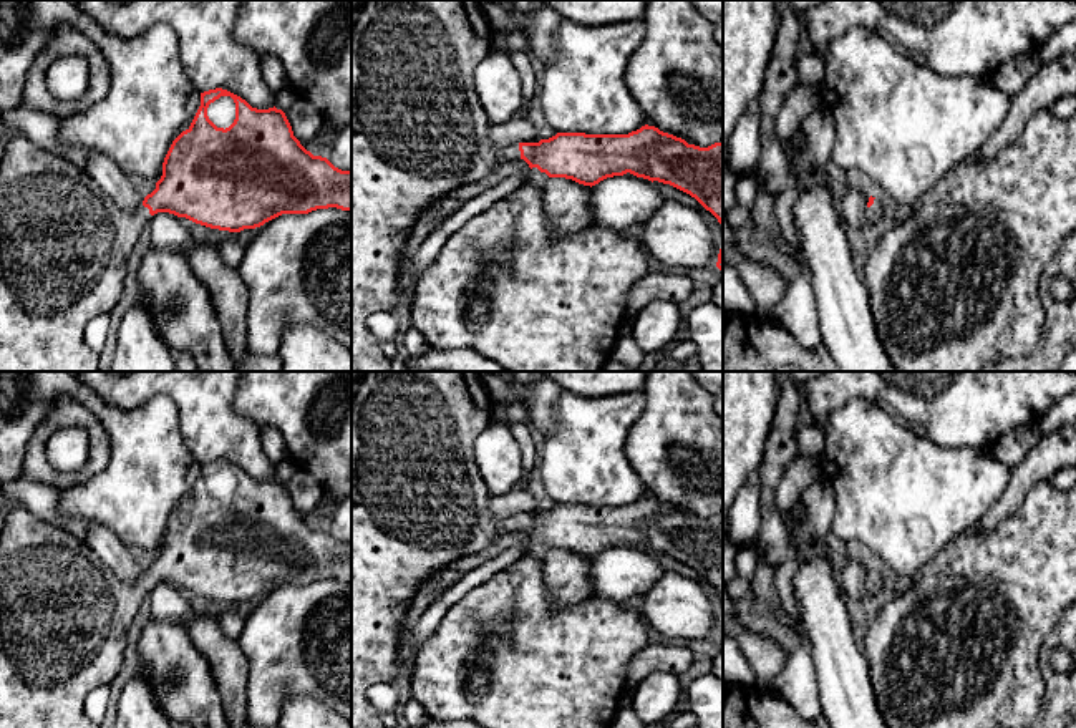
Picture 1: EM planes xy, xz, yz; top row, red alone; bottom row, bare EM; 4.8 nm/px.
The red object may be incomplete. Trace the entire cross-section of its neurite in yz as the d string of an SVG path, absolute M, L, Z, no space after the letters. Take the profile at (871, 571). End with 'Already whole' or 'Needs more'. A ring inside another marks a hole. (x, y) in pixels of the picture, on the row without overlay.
M870 567L865 580L865 599L877 595L879 592L882 592L882 589L884 589L882 574Z. Needs more

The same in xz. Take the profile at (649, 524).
M363 371L351 401L351 728L385 728L366 690L393 683L403 675L400 629L423 582L453 561L479 554L502 532L524 531L549 549L565 549L584 557L627 544L670 556L695 569L723 599L723 512L708 519L688 516L655 497L628 506L557 504L539 514L502 521L489 516L487 491L474 456L476 436L492 421L494 400L486 391L482 371Z. Needs more

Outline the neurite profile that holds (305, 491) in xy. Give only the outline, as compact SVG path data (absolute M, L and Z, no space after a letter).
M300 468L284 484L292 497L293 507L300 514L310 512L323 494L320 483L308 471Z

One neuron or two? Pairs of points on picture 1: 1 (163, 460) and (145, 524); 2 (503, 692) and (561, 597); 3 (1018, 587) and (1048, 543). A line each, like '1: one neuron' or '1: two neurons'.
1: one neuron
2: two neurons
3: one neuron

